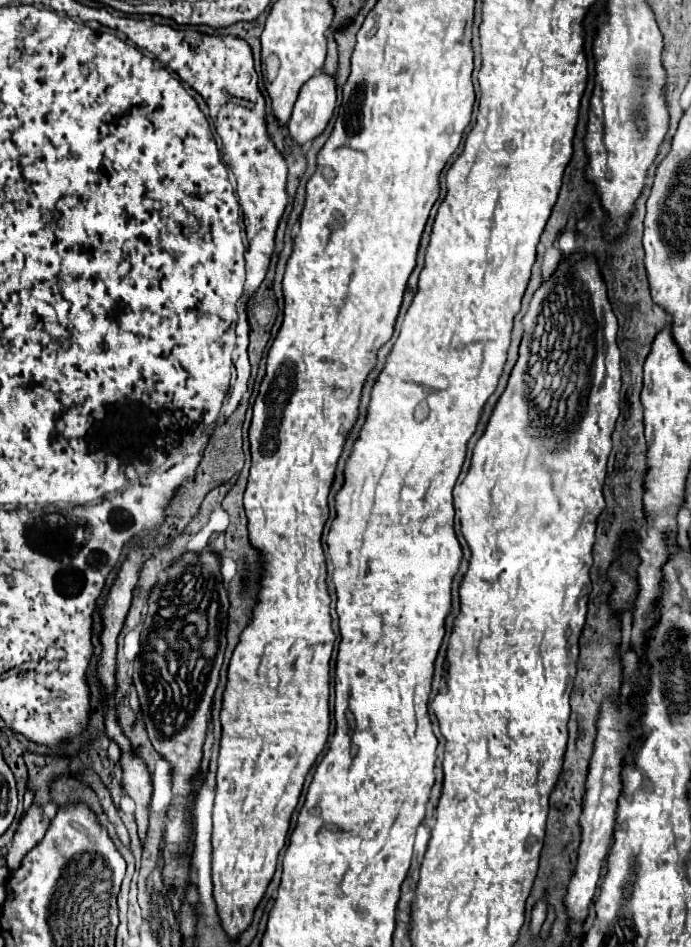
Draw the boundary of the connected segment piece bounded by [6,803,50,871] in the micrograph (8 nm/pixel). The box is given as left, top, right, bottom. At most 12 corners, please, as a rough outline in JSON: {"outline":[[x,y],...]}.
{"outline":[[32,803],[6,857],[10,871],[44,837],[50,819]]}

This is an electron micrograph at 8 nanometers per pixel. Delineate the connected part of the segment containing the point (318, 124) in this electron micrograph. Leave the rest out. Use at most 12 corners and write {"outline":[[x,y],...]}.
{"outline":[[334,77],[304,83],[292,117],[296,145],[312,143],[336,107]]}

